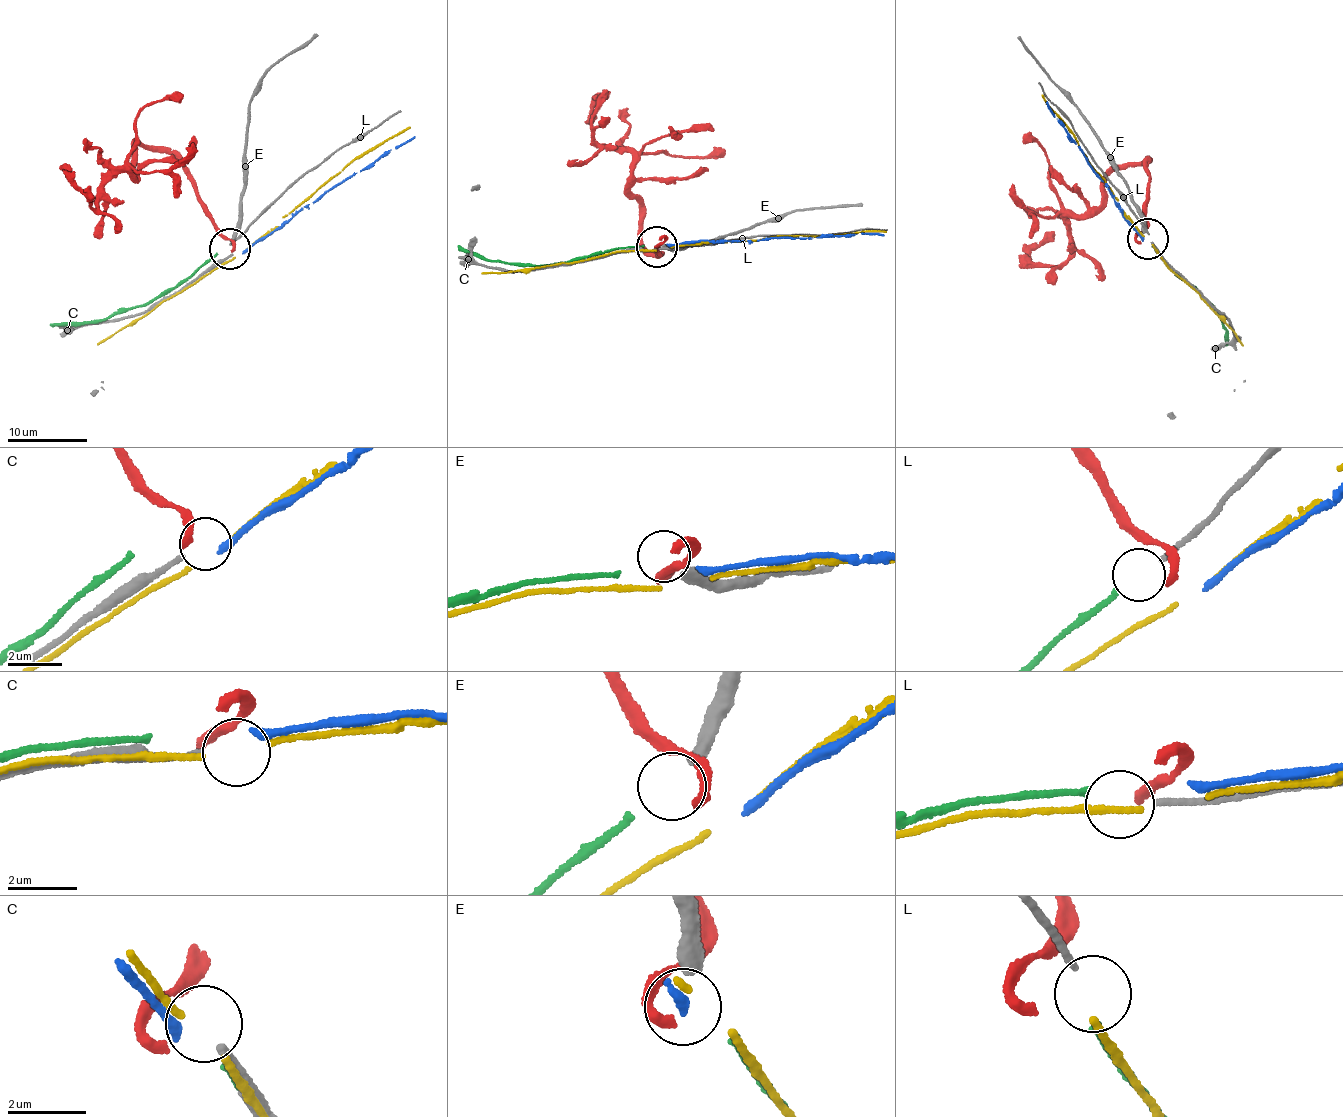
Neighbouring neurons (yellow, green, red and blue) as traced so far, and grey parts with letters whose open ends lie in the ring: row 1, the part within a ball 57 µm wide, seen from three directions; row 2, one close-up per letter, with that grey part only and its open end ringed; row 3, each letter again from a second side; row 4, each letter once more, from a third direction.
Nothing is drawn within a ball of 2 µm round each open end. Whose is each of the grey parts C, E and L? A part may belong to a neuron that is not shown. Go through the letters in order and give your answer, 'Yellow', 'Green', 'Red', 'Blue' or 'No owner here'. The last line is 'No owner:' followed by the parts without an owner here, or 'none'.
C: No owner here
E: Red
L: Green
No owner: C

